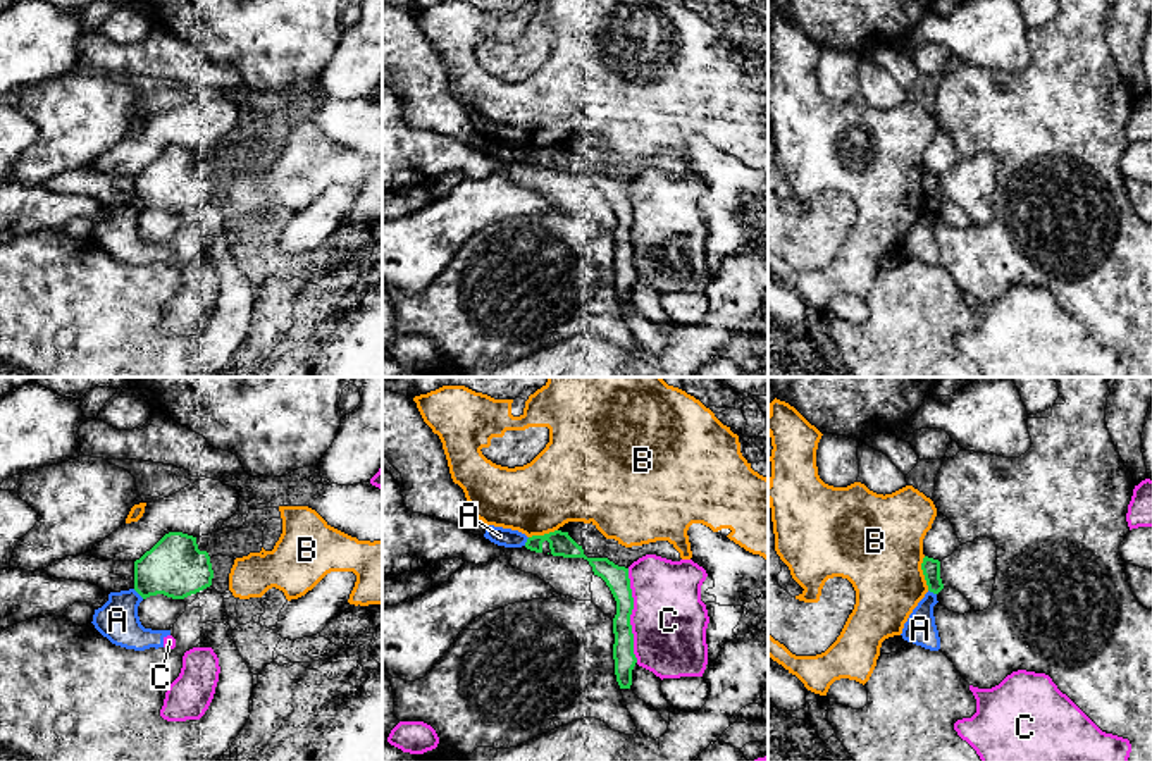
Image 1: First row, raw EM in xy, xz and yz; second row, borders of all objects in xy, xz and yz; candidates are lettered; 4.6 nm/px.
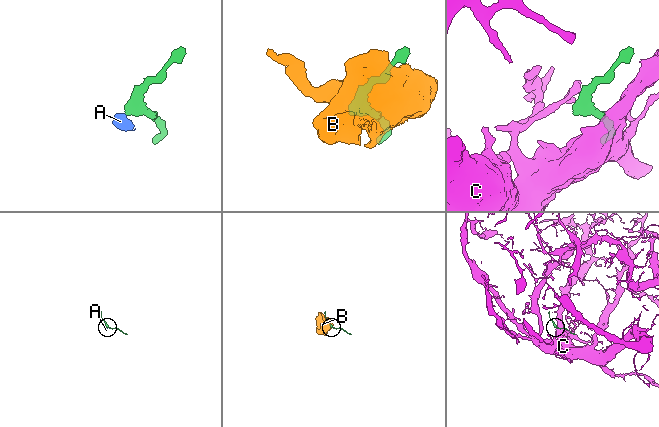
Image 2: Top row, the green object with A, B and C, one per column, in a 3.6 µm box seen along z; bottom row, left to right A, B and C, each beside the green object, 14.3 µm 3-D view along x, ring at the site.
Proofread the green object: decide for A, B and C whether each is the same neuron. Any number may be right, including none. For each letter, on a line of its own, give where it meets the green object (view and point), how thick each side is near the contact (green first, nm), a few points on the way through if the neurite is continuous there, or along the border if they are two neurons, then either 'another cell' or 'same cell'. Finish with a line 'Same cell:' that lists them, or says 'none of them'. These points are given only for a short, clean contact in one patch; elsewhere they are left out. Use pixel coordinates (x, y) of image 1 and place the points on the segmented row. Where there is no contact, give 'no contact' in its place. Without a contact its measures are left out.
A: xy (138, 593) | 280/200 nm | along xy (133, 589), (143, 598) | another cell
B: yz (923, 574) | 90/420 nm | another cell
C: xz (631, 613) | 110/360 nm | another cell
Same cell: none of them

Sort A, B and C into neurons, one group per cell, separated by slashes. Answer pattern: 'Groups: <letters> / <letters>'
Groups: A C / B

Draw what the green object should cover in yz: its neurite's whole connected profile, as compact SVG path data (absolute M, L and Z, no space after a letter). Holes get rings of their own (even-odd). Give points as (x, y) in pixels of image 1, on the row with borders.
M925 556L921 563L921 570L923 570L928 591L933 594L938 594L944 589L942 578L940 578L940 561Z

